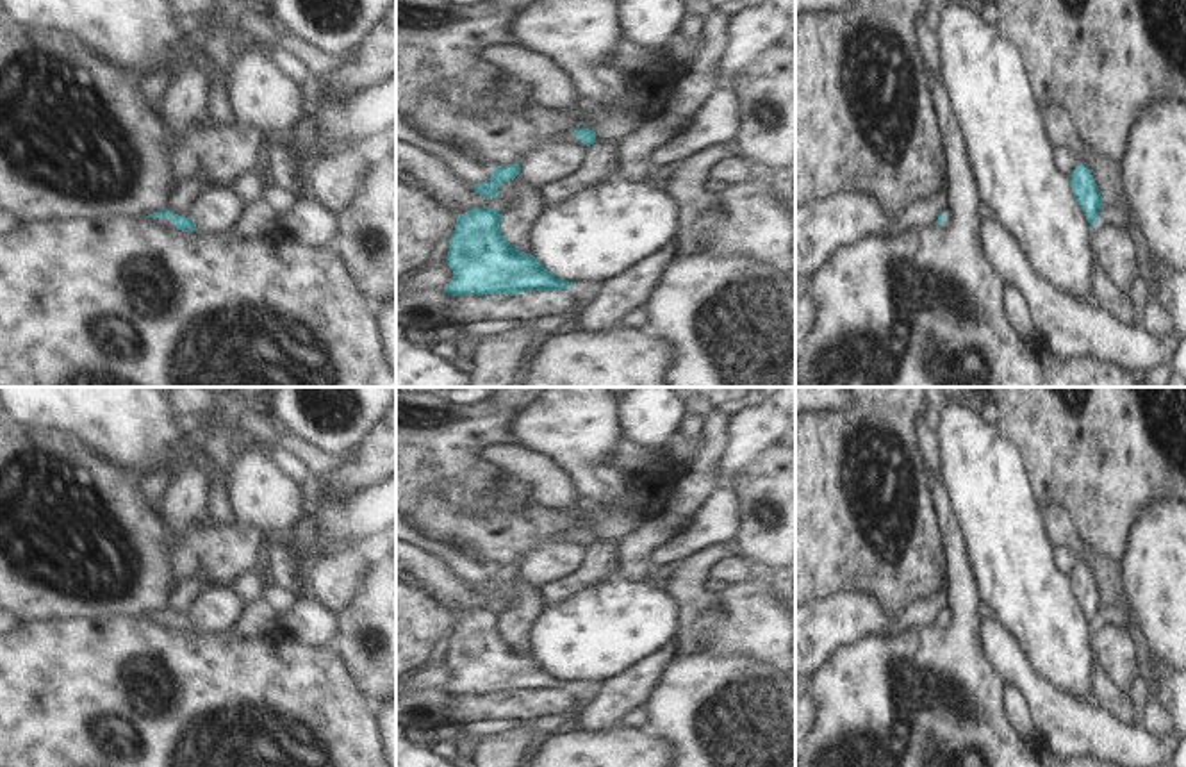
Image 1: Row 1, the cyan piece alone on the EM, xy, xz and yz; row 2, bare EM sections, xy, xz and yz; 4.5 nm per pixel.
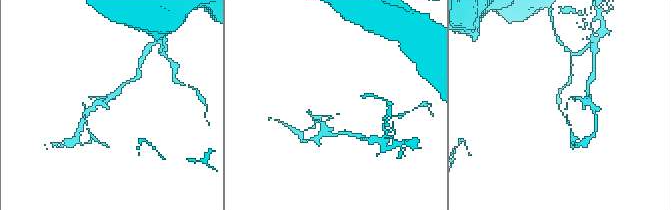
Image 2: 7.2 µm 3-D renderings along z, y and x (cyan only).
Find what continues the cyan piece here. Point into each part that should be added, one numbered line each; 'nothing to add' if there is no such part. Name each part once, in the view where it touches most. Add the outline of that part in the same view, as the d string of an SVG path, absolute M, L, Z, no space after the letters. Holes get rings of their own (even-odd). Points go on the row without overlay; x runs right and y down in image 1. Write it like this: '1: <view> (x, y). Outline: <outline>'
nothing to add.

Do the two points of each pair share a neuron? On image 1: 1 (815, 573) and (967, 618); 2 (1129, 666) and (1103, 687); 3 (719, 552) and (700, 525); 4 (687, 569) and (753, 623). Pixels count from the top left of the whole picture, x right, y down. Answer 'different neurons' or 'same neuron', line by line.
1: different neurons
2: different neurons
3: different neurons
4: same neuron

